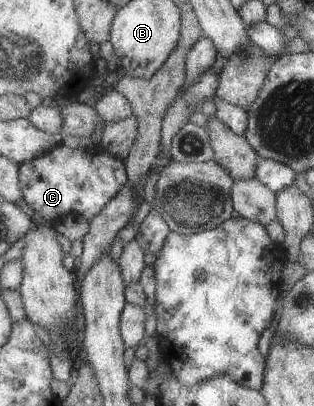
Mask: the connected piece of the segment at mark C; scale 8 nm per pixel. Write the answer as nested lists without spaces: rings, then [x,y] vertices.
[[[59,144],[48,153],[19,165],[23,199],[46,222],[60,222],[68,215],[78,215],[90,222],[120,193],[128,179],[124,160],[95,148],[71,149]]]

